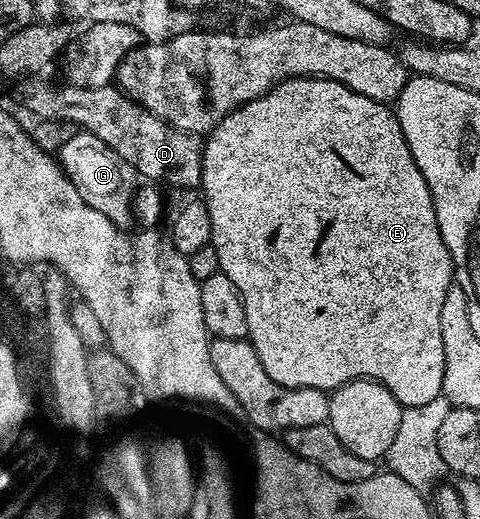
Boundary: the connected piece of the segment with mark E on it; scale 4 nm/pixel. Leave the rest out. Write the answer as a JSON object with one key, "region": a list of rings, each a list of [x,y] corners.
{"region":[[[289,77],[258,99],[226,115],[207,134],[202,159],[202,199],[210,211],[212,245],[218,251],[220,272],[234,279],[246,307],[247,340],[251,341],[266,375],[286,387],[314,387],[331,391],[351,381],[369,377],[382,383],[405,407],[429,403],[444,391],[446,355],[442,347],[442,302],[454,284],[452,256],[442,239],[430,187],[414,163],[395,112],[385,102],[366,99],[350,87],[328,77]]]}

